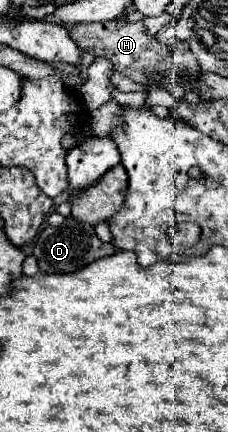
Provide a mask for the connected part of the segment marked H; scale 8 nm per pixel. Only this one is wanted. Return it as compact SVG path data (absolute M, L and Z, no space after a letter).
M117 17L113 21L101 21L101 23L81 23L73 25L69 31L71 39L77 43L81 51L91 51L97 57L105 57L113 63L115 71L123 73L125 77L133 79L135 83L141 83L147 89L169 89L171 83L177 83L181 87L189 87L191 79L197 79L201 75L201 67L197 65L197 59L191 55L187 43L177 43L171 51L155 37L149 37L143 23L123 23L123 17Z

